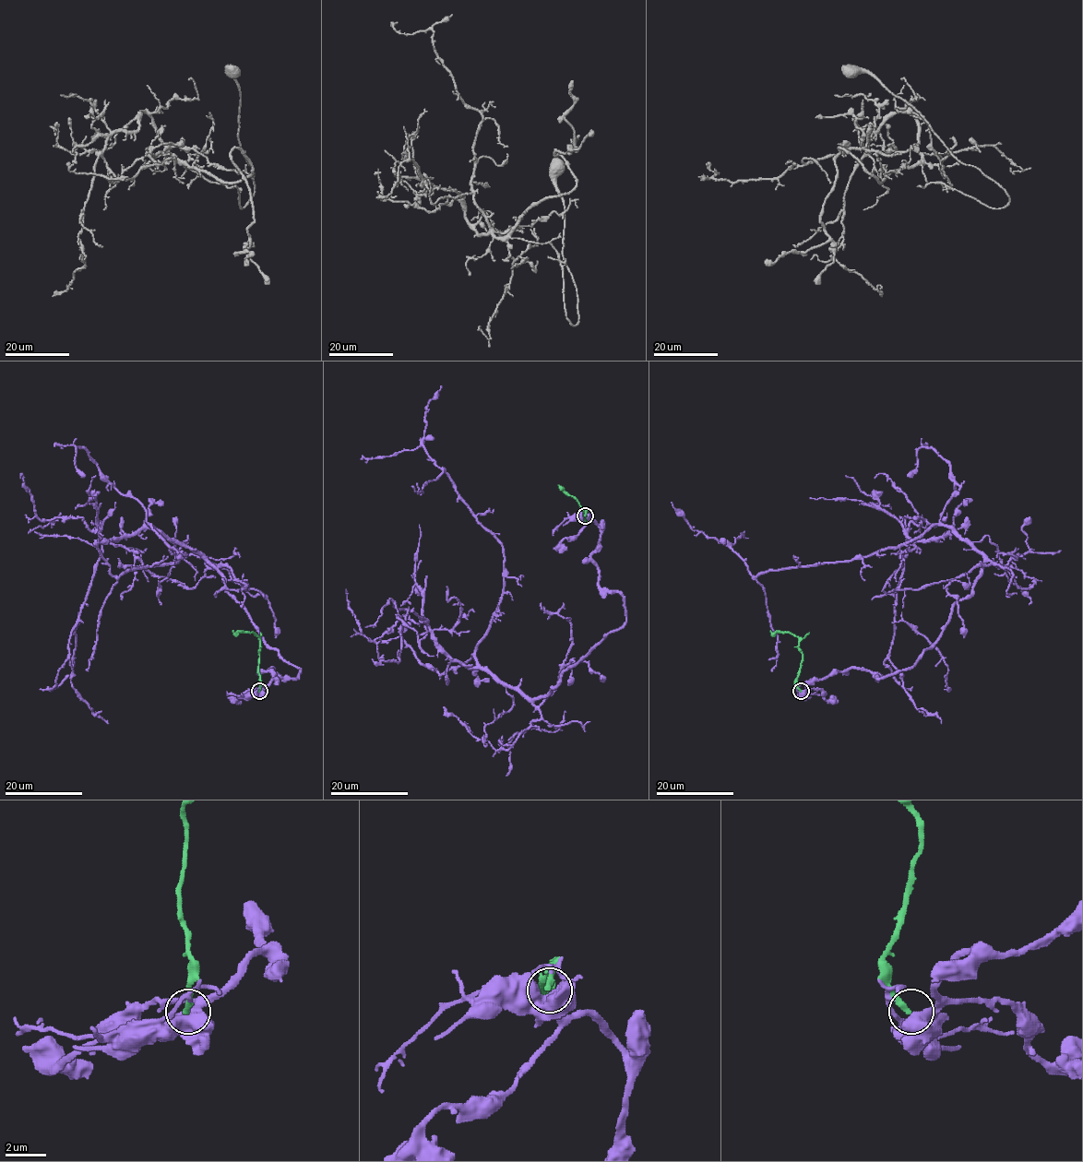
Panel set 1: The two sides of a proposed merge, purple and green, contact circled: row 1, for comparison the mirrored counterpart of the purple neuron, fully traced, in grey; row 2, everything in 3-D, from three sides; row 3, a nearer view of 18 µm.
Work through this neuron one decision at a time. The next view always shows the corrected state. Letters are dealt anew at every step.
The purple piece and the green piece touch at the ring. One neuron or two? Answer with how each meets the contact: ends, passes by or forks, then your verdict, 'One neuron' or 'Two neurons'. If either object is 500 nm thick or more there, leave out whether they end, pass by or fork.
Two neurons

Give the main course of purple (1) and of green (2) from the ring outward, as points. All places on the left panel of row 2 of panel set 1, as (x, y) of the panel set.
1: (259, 692), (266, 671), (300, 670), (192, 549), (149, 525), (178, 561), (110, 573), (96, 546), (115, 503)
2: (259, 690), (259, 639), (254, 633), (232, 631)

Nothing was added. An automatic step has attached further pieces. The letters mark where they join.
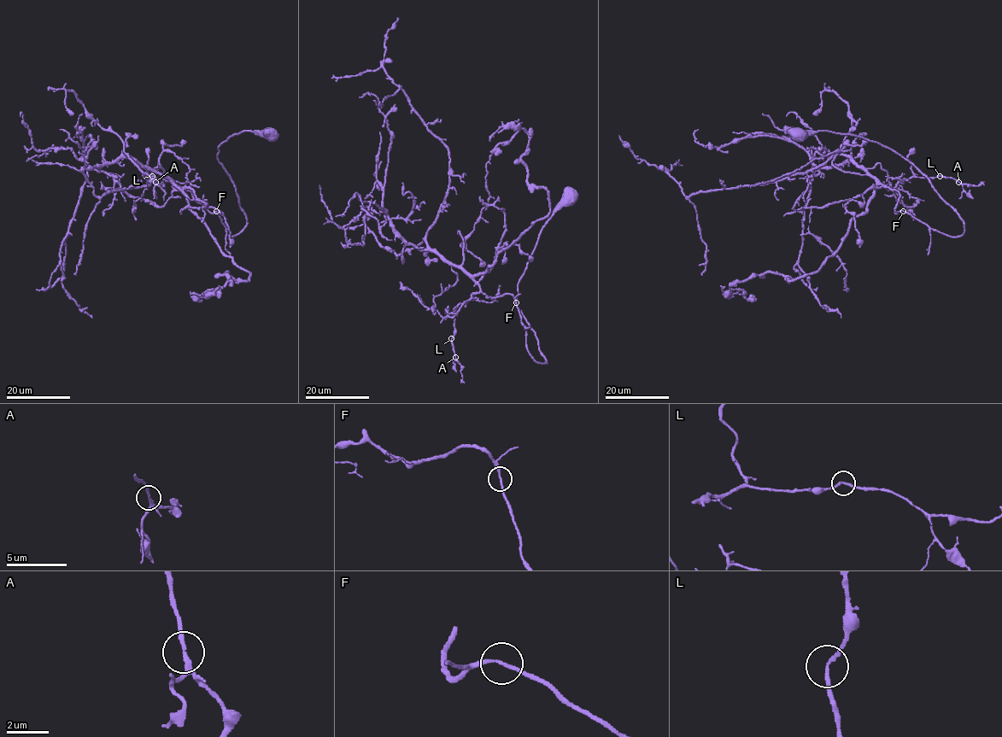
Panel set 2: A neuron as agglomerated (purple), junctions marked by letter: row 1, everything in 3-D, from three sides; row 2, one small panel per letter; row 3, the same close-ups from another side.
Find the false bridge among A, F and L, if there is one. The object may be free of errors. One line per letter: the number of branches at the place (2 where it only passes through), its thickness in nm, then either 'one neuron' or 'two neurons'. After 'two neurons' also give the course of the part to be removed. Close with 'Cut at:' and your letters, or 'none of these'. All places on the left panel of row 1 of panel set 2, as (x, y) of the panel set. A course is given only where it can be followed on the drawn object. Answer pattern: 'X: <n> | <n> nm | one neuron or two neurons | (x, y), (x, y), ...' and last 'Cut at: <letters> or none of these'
A: 2 | 180 nm | one neuron
F: 2 | 170 nm | one neuron
L: 2 | 170 nm | one neuron
Cut at: none of these

